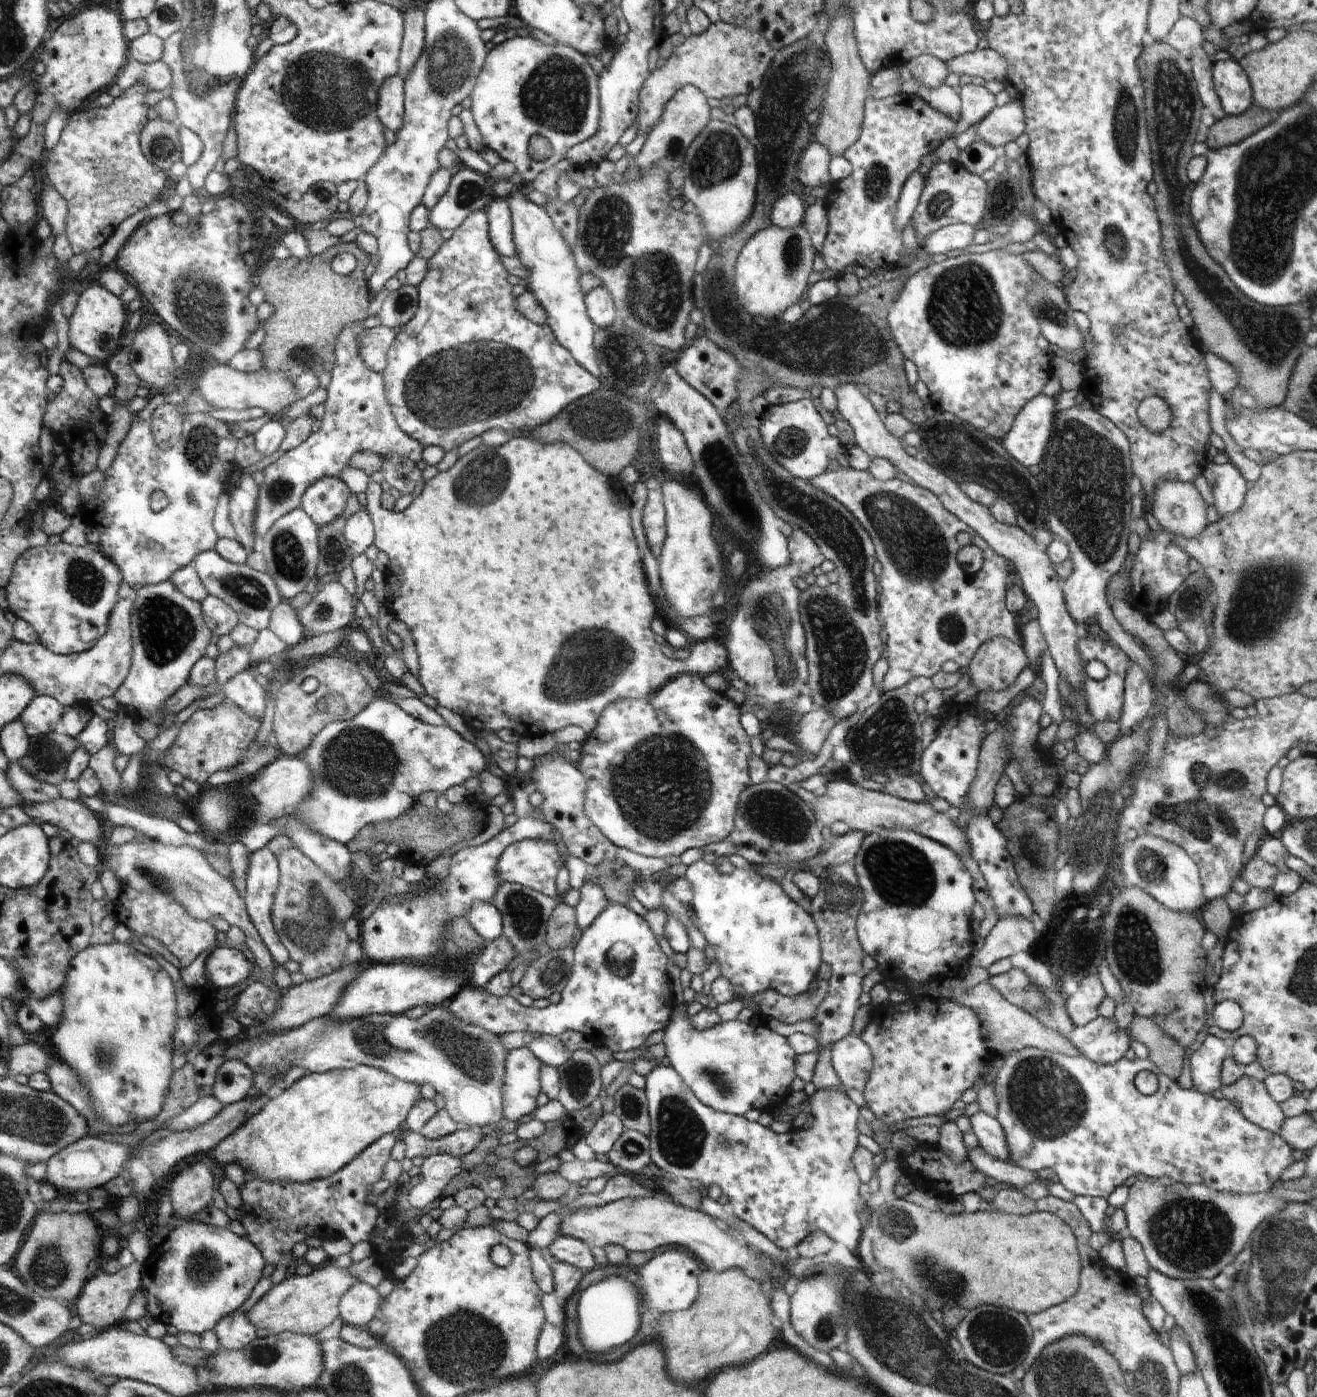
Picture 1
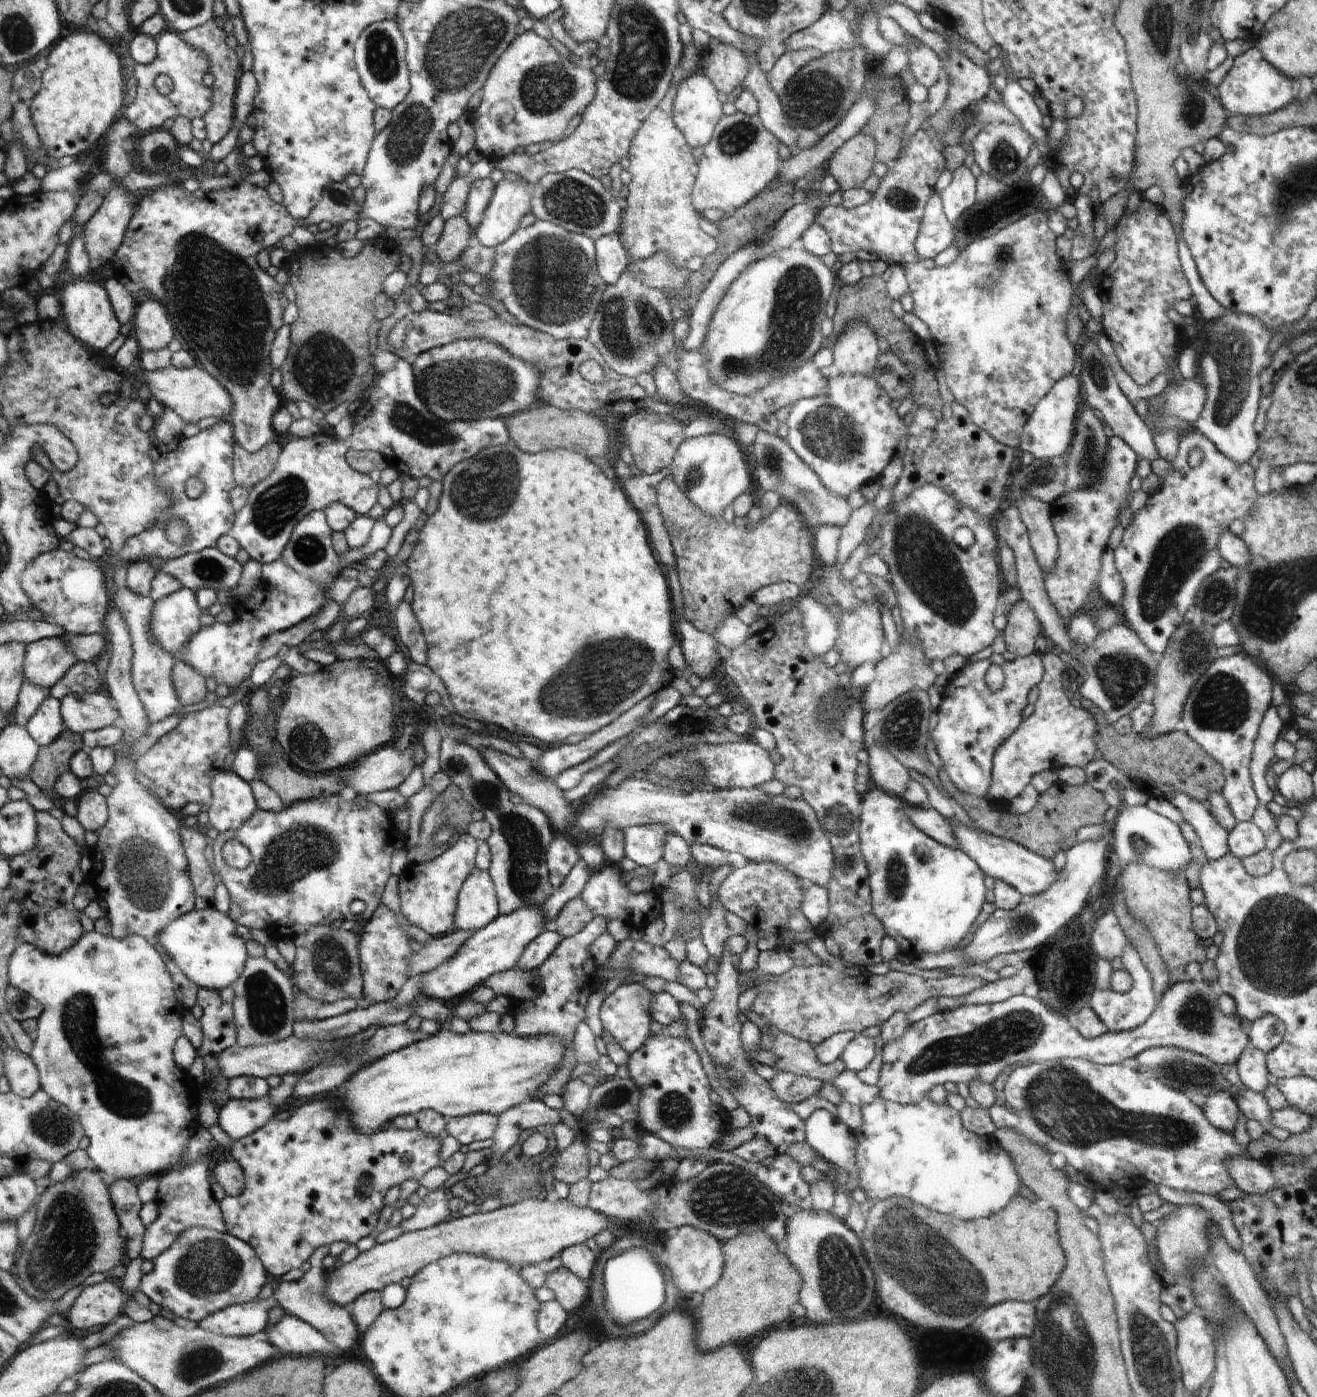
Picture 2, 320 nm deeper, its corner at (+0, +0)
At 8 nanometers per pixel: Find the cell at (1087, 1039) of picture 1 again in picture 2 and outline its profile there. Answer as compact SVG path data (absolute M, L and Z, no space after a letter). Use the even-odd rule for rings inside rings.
M1127 943L1122 951L1121 960L1124 968L1133 978L1132 988L1125 993L1117 993L1110 989L1101 989L1095 986L1092 991L1089 1006L1096 1016L1107 1026L1107 1030L1113 1033L1134 1030L1144 1024L1148 1017L1155 1011L1158 1001L1161 999L1153 987L1153 978L1145 964L1142 964L1140 955L1131 943Z

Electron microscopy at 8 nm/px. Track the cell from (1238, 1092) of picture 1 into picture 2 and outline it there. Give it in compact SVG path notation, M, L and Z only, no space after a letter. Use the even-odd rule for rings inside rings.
M1247 1046L1235 1062L1240 1080L1247 1089L1264 1094L1268 1082L1266 1055L1257 1048Z

